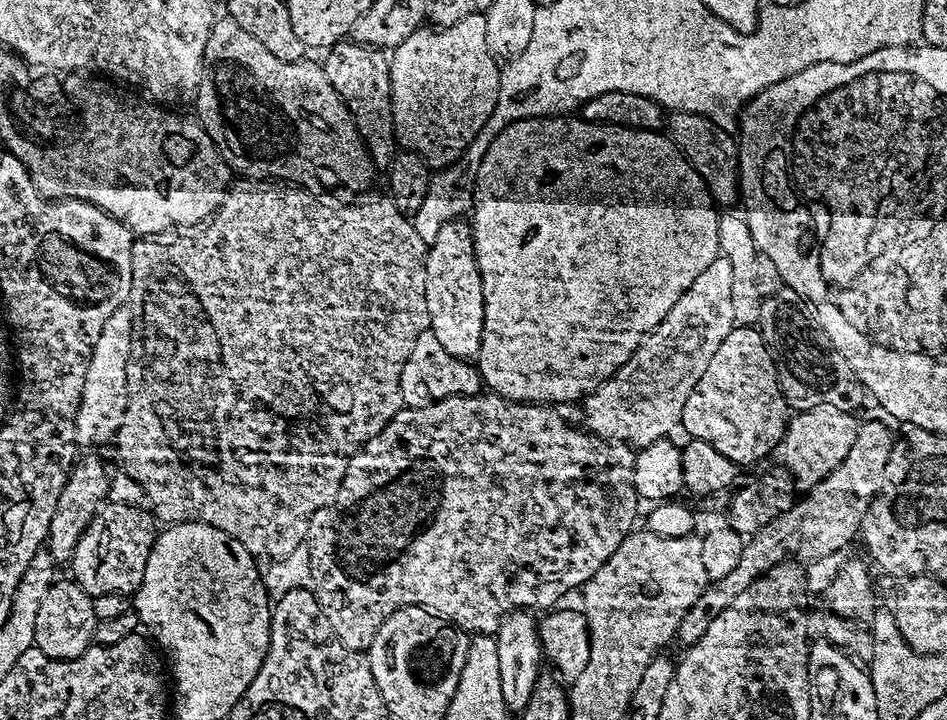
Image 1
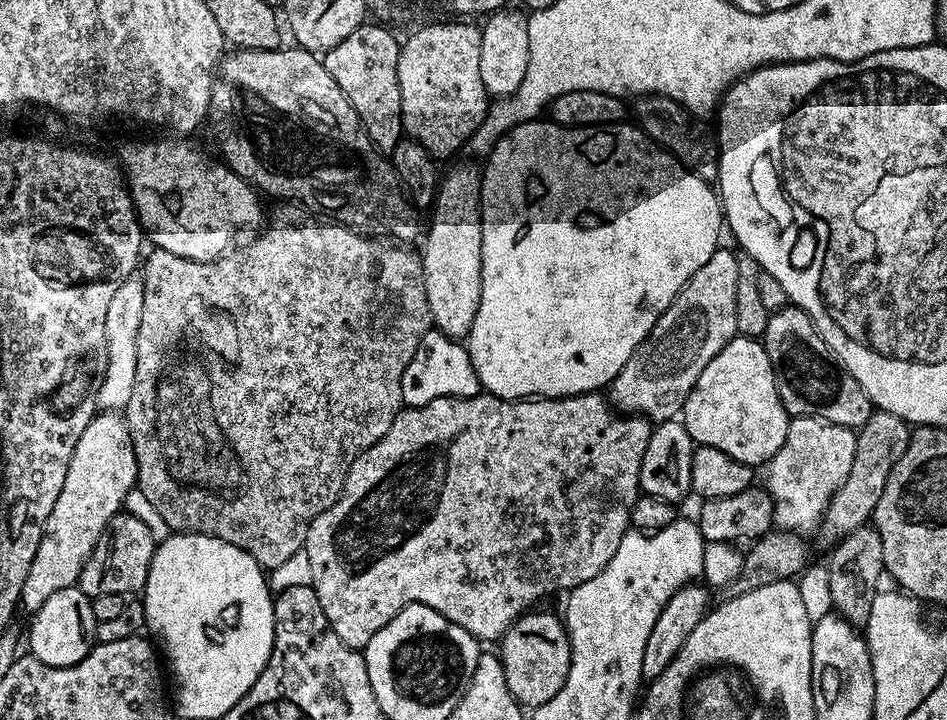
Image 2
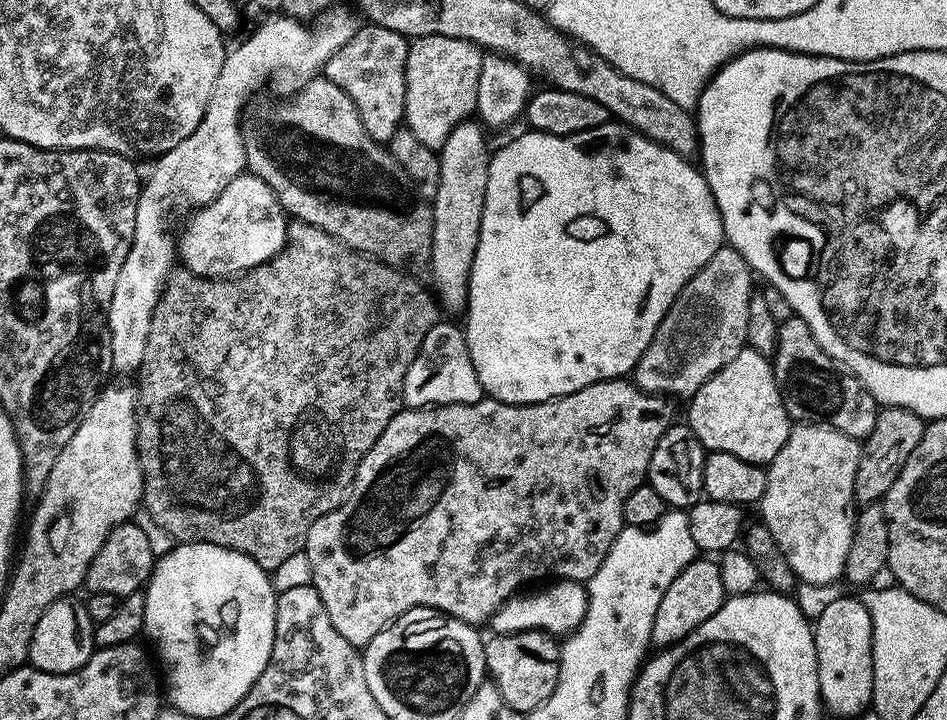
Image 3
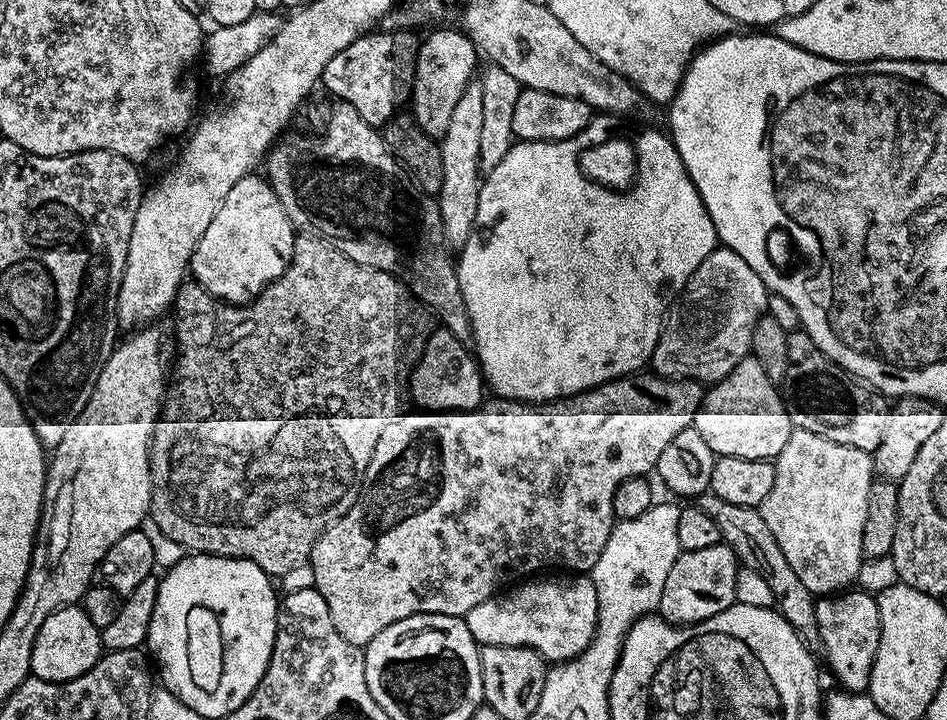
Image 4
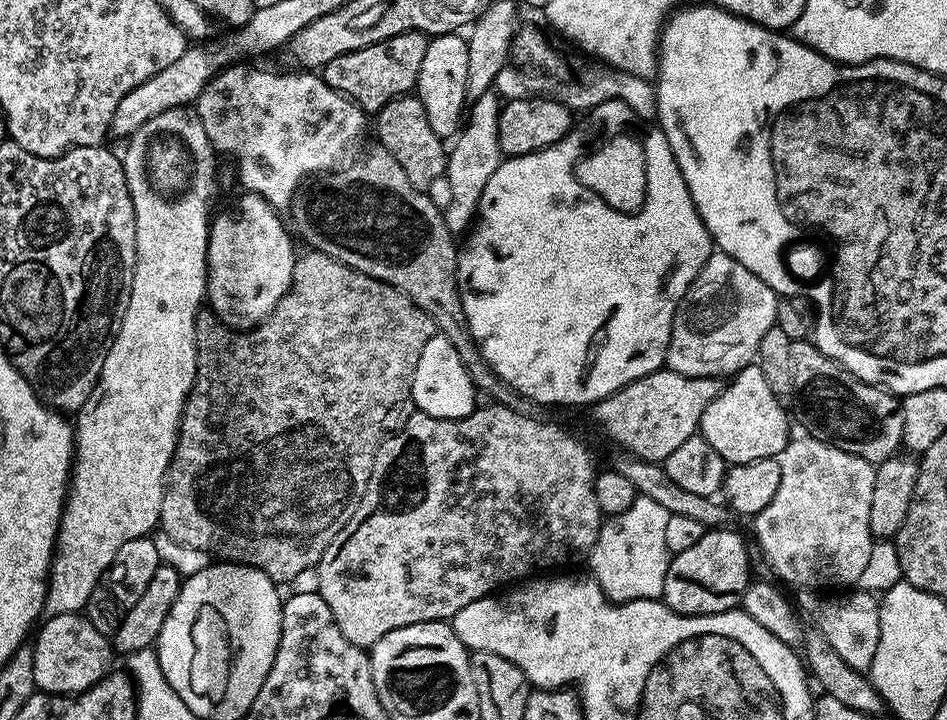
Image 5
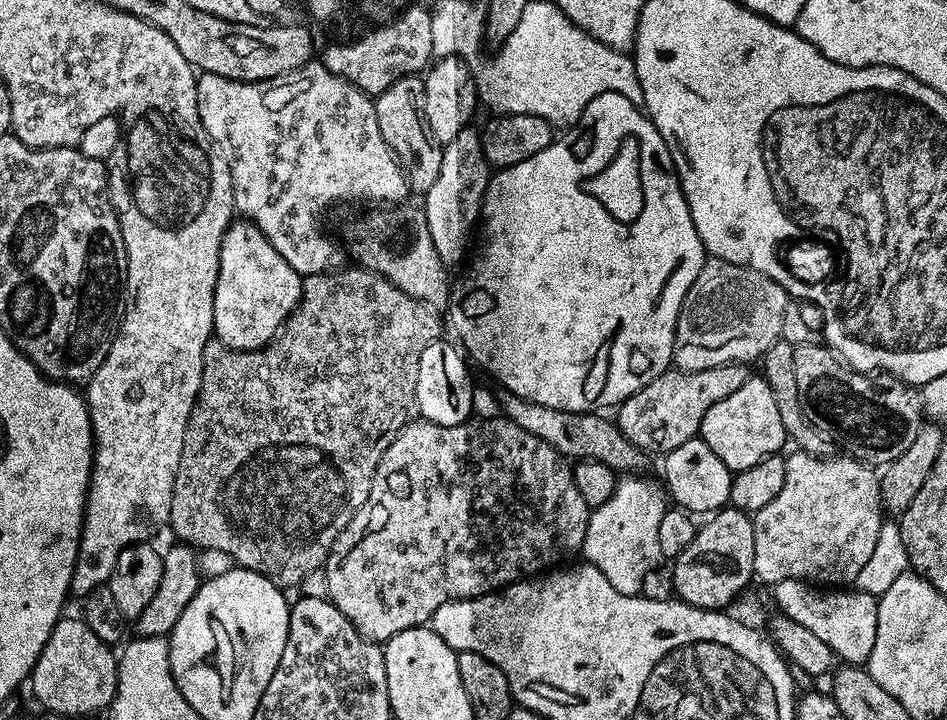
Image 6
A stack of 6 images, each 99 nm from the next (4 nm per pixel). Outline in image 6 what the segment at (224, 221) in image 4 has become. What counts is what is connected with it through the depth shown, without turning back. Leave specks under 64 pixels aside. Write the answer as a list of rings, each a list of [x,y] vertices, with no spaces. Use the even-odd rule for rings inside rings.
[[[237,219],[222,238],[218,282],[214,286],[215,339],[239,352],[253,352],[275,340],[284,321],[294,311],[304,285],[300,273],[270,246],[266,234],[250,220]]]

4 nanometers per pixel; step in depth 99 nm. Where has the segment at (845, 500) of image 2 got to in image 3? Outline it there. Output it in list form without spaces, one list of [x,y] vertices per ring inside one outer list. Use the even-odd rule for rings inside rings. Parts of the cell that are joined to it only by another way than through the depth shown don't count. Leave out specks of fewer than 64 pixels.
[[[884,406],[877,411],[874,430],[862,444],[856,475],[856,498],[861,505],[883,501],[890,486],[894,486],[894,478],[898,478],[902,466],[906,466],[906,458],[910,458],[914,446],[922,442],[925,427],[924,417],[914,414],[909,408]]]

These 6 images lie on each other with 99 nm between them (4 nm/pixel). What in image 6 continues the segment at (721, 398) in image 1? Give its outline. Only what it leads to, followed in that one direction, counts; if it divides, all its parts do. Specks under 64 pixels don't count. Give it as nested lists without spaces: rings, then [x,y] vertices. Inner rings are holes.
[[[753,375],[742,382],[734,394],[722,398],[722,402],[714,402],[714,406],[710,406],[702,418],[698,436],[706,442],[706,446],[710,446],[710,450],[714,450],[714,454],[718,454],[718,458],[722,458],[728,471],[733,474],[750,470],[750,466],[762,462],[762,458],[777,455],[780,447],[786,444],[786,433],[782,417],[778,415],[778,405],[774,402],[774,393],[763,375]]]

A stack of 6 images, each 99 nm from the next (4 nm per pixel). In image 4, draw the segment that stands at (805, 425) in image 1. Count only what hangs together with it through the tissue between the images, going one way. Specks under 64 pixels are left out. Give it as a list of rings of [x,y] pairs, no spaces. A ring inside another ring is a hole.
[[[797,428],[774,458],[774,463],[774,487],[766,494],[759,510],[778,546],[782,546],[786,562],[790,562],[794,574],[802,578],[806,590],[813,594],[836,594],[855,585],[860,565],[866,559],[862,554],[862,530],[866,527],[866,501],[870,499],[874,479],[872,453],[854,446],[842,446],[842,442],[830,442],[830,438],[822,438],[822,434],[810,434],[810,430]]]

